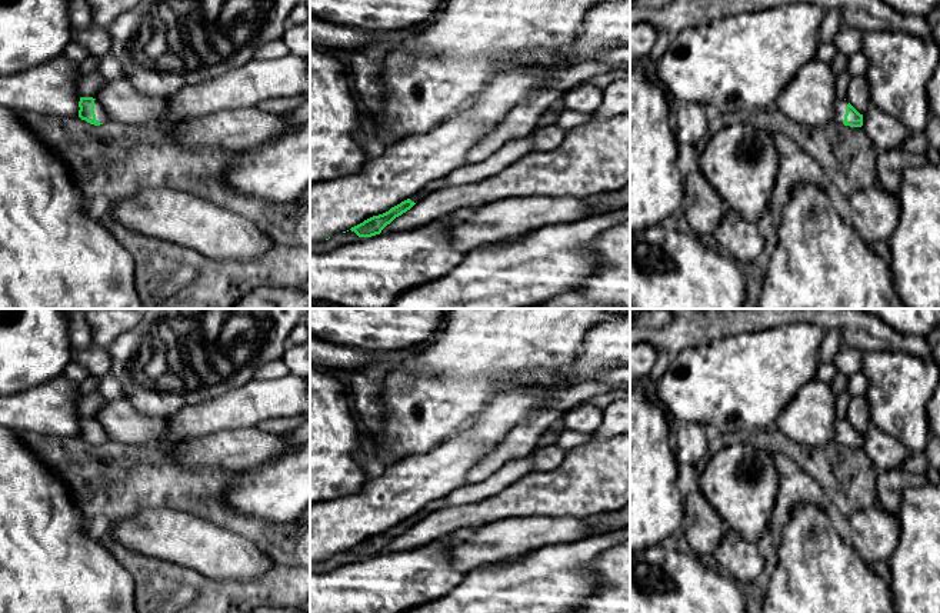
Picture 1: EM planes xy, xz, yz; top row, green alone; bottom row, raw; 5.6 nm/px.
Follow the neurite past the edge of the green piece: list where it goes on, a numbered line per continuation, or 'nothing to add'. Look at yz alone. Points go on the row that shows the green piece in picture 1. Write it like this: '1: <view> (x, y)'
1: yz (840, 106)

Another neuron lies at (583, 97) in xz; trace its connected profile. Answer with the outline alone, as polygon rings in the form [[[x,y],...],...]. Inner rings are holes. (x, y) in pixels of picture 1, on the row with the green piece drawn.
[[[579,83],[563,96],[566,110],[593,114],[603,100],[603,90],[587,83]]]

